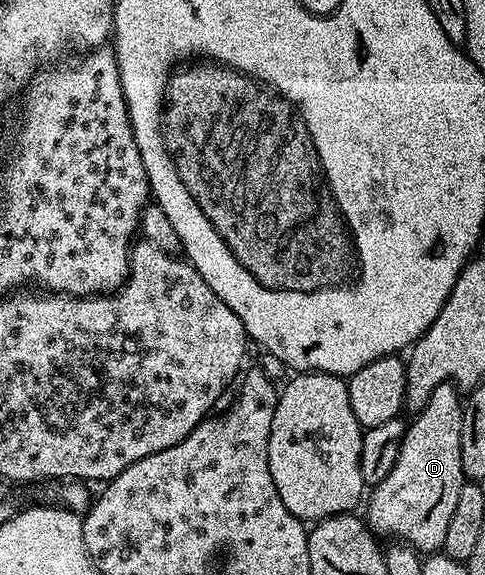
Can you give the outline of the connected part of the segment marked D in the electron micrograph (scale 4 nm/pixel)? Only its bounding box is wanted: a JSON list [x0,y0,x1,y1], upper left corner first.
[363,383,467,553]

